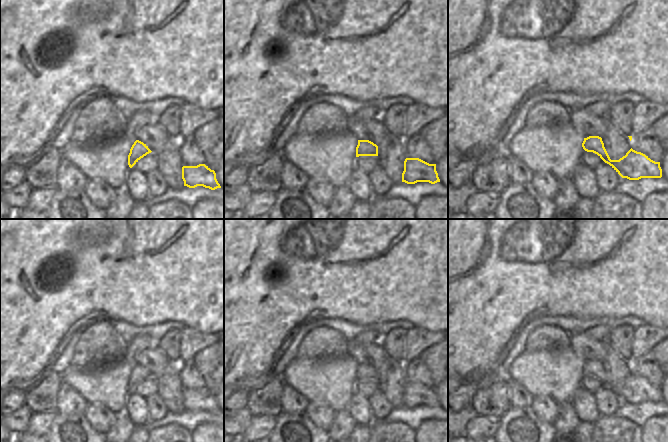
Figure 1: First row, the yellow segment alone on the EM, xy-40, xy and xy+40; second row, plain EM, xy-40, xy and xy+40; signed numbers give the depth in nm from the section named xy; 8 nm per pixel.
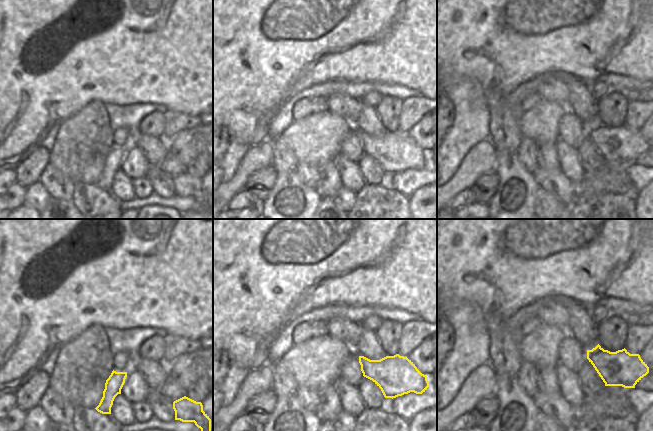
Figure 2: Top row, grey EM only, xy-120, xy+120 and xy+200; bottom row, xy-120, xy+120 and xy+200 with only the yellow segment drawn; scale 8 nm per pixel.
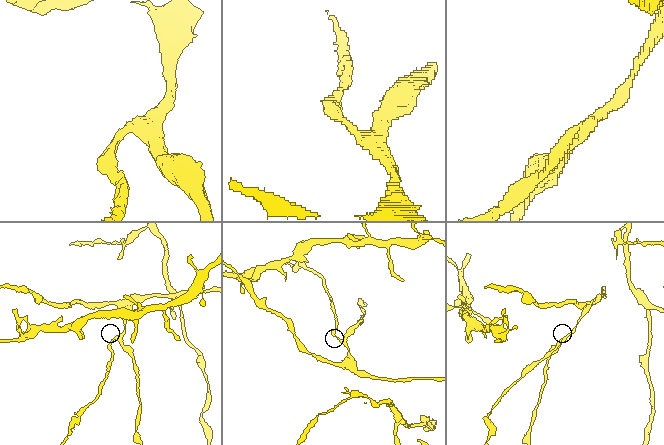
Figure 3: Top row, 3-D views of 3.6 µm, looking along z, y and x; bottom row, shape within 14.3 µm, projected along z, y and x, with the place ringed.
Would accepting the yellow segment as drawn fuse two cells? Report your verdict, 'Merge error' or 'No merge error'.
No merge error

